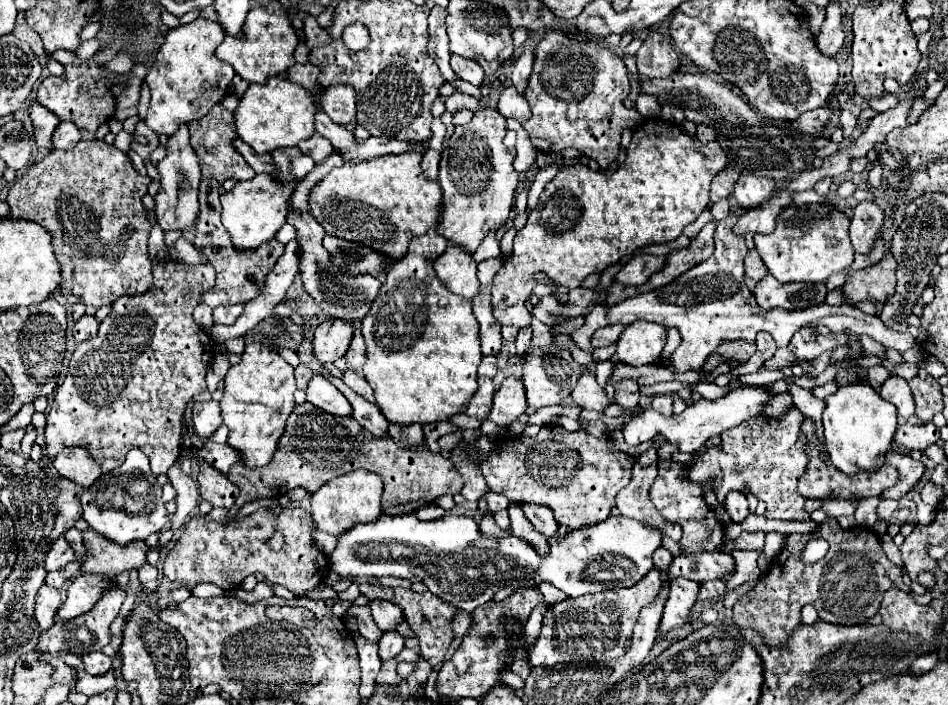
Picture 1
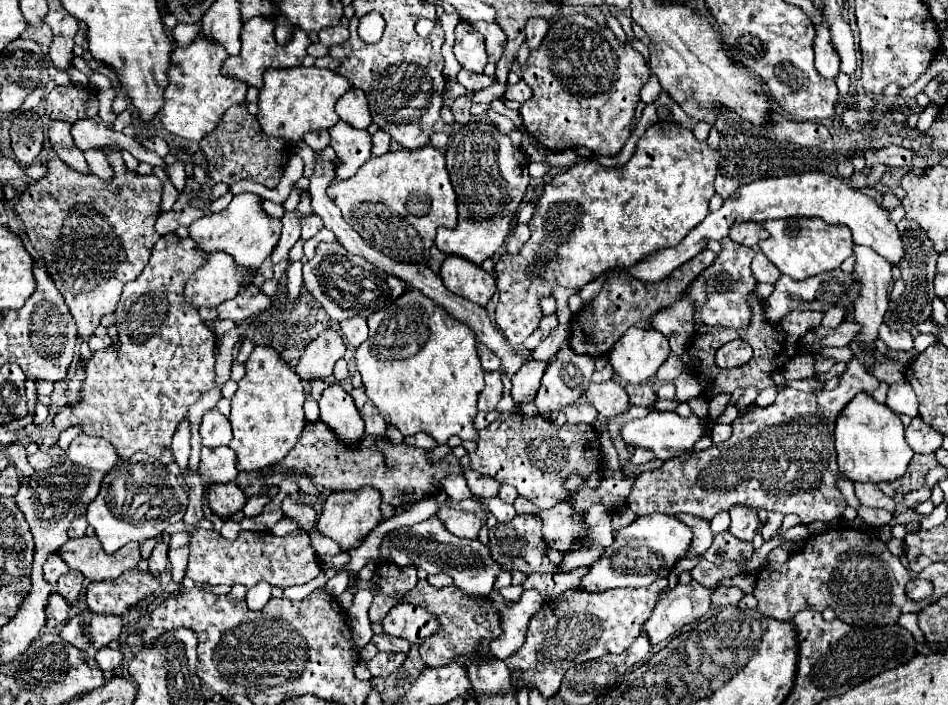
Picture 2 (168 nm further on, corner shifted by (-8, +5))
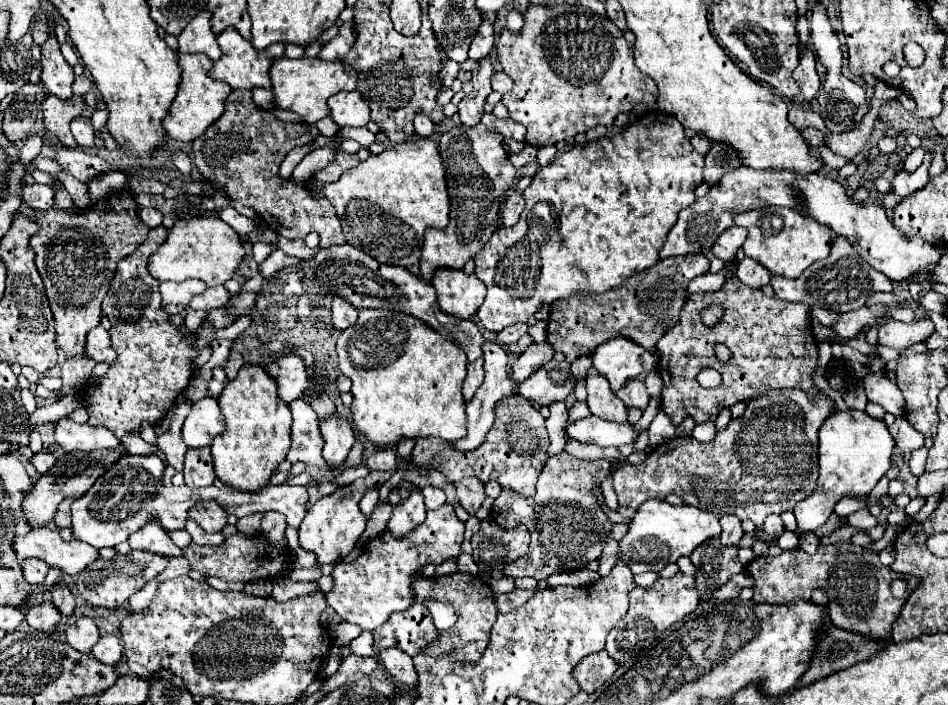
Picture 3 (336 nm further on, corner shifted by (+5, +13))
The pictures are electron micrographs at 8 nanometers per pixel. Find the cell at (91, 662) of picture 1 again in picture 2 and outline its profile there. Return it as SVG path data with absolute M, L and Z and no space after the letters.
M102 648L96 654L96 662L100 664L100 668L104 672L116 672L120 668L124 660L124 654L120 650L112 650L112 648Z

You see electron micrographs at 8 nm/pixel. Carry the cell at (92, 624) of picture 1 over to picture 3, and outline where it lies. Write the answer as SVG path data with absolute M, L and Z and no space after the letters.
M91 616L75 618L75 622L67 624L63 634L65 634L67 644L81 652L89 652L93 648L93 644L99 640L99 628L95 624L95 618L91 618Z

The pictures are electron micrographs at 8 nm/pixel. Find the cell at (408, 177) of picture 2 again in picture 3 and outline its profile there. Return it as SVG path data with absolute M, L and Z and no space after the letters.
M419 138L419 144L395 144L377 156L371 154L355 168L343 172L337 182L325 184L323 196L333 204L347 242L391 266L417 266L423 232L429 226L445 228L449 222L445 170L431 138Z

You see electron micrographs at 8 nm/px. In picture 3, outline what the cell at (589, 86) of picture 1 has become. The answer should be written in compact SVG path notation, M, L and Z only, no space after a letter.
M529 4L525 14L525 26L519 32L503 30L497 38L497 58L503 72L515 82L513 90L503 96L503 104L509 110L509 118L527 128L527 144L549 146L565 138L573 138L579 132L587 132L595 126L611 128L613 120L621 112L633 110L635 102L645 102L653 108L657 100L657 86L647 78L633 60L633 46L623 38L623 32L609 20L601 18L589 8L577 6L535 6Z

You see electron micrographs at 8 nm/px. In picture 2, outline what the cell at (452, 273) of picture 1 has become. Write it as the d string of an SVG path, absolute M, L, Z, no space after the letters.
M446 256L440 268L440 278L450 292L468 298L470 302L482 308L488 306L490 298L496 292L494 276L486 274L480 266L466 262L464 258L458 256Z

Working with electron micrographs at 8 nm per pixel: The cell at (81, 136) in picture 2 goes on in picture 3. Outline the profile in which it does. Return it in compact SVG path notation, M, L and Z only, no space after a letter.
M77 116L71 120L71 132L79 146L93 146L95 144L95 130L91 126L91 120L85 116Z

